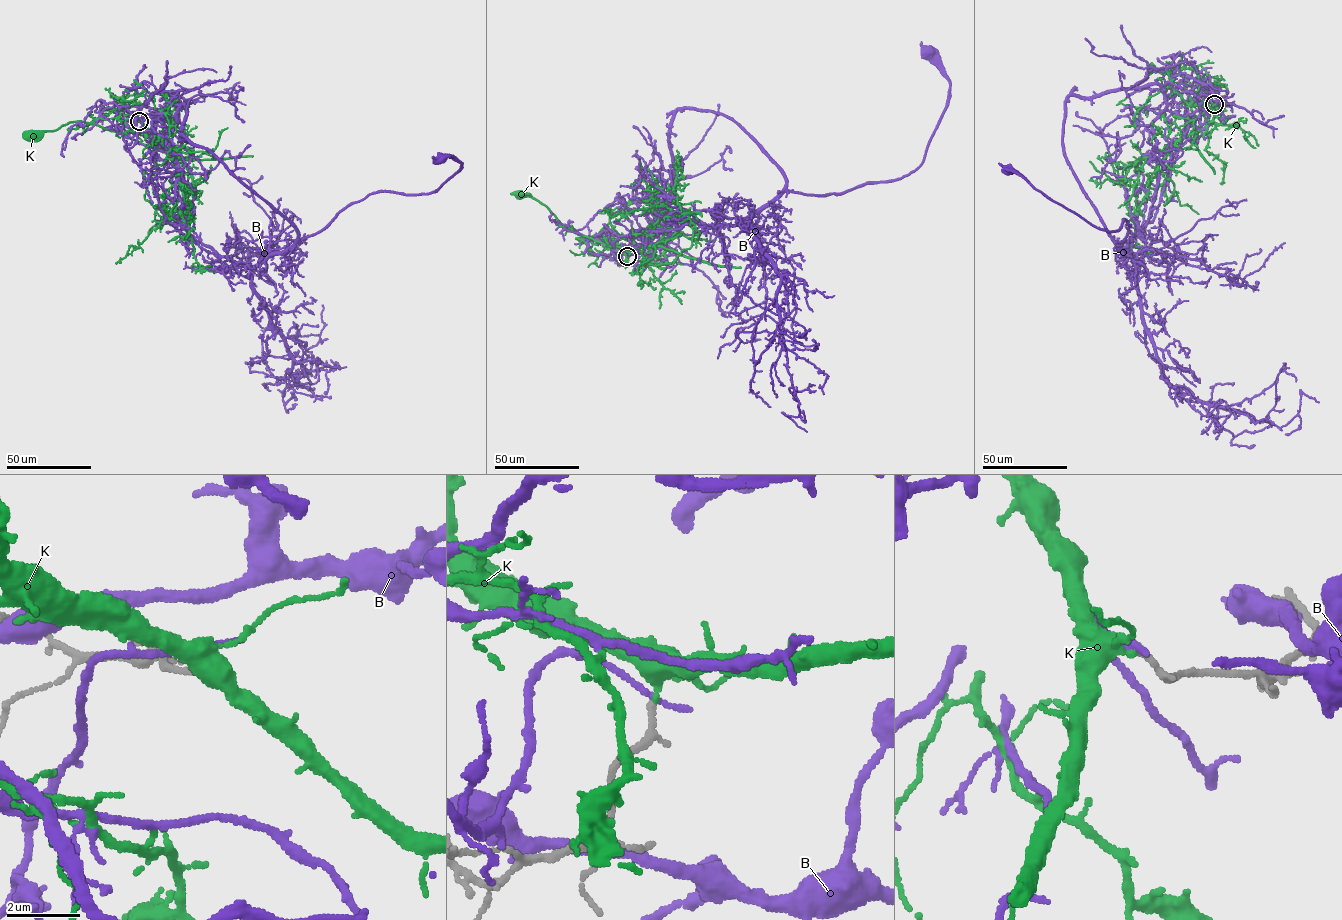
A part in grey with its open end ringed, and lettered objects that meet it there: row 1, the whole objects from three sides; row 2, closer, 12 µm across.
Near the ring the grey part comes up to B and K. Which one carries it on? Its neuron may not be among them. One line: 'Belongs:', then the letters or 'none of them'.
Belongs: K

